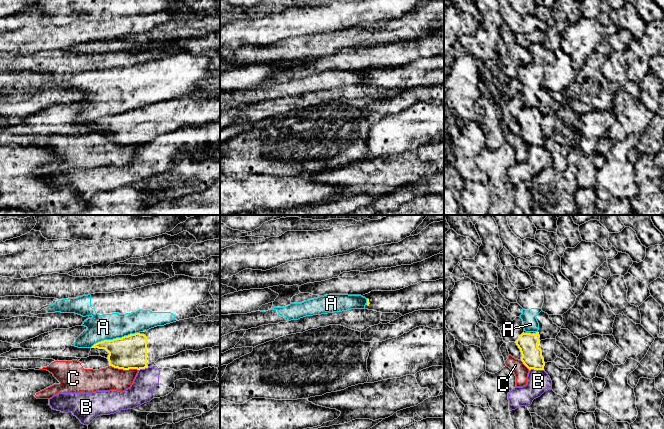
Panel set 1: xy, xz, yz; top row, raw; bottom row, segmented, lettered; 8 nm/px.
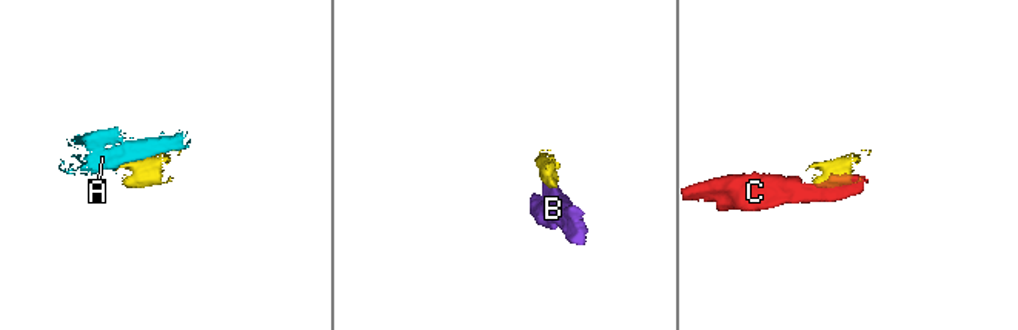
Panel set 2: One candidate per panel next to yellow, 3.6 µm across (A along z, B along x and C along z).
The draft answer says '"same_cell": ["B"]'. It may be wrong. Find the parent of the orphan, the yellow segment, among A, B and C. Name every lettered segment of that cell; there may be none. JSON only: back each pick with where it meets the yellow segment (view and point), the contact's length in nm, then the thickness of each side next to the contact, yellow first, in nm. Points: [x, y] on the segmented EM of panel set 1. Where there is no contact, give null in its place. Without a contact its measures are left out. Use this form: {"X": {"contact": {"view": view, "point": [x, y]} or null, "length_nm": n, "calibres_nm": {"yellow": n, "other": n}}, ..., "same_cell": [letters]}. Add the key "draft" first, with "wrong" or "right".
{"draft": "wrong", "same_cell": []}

